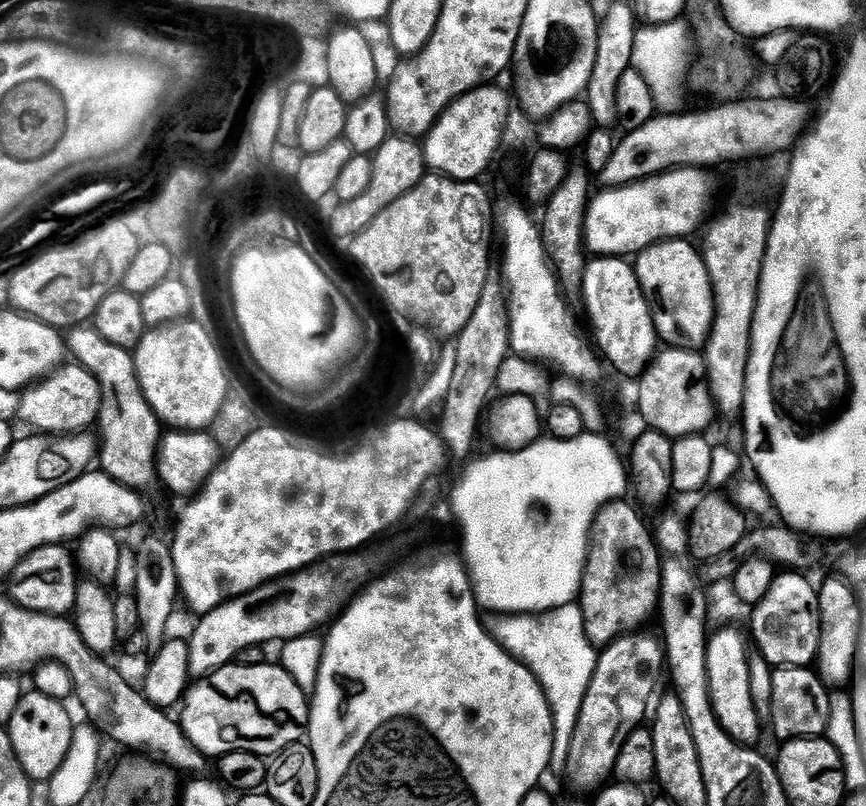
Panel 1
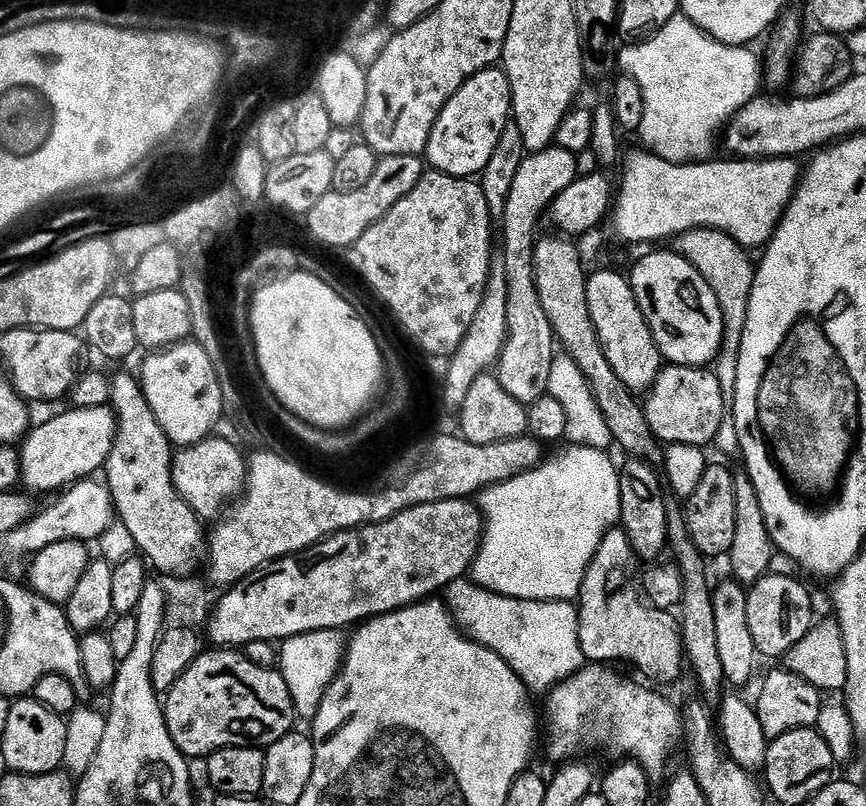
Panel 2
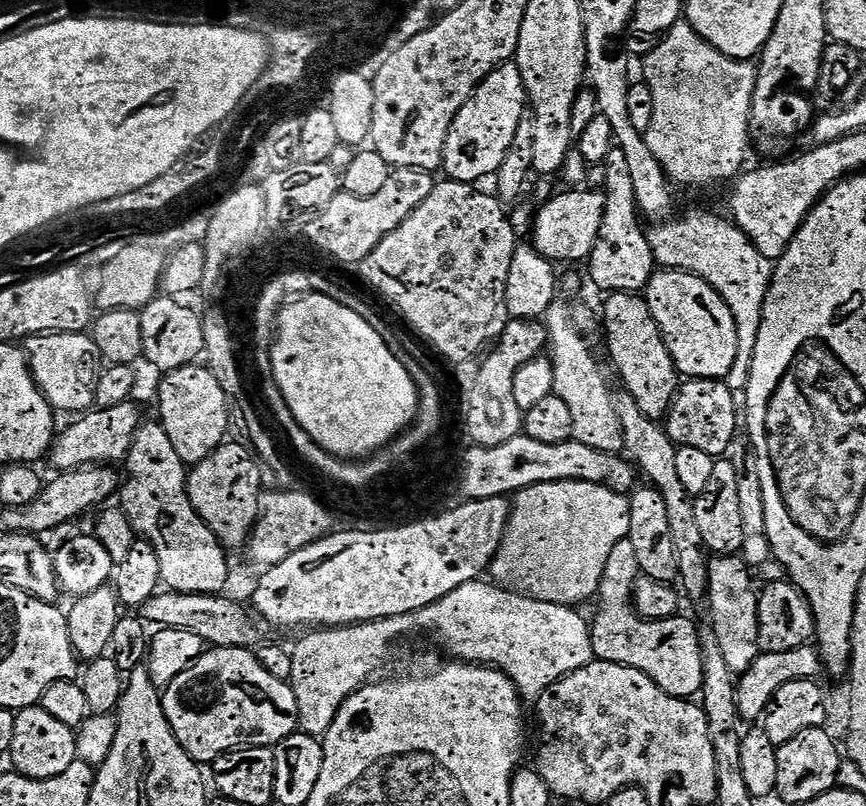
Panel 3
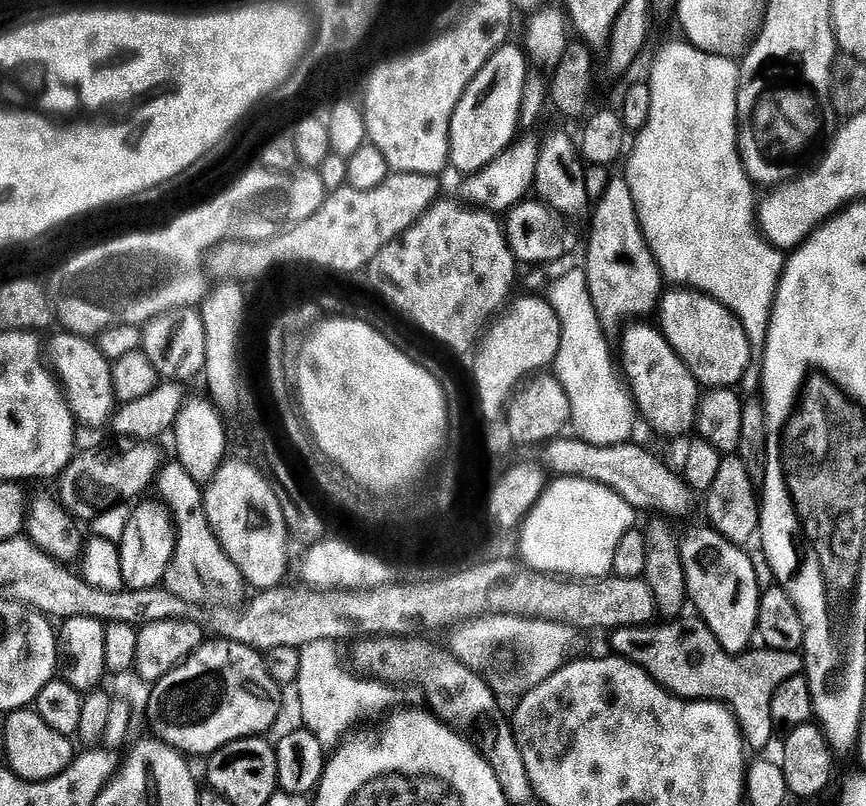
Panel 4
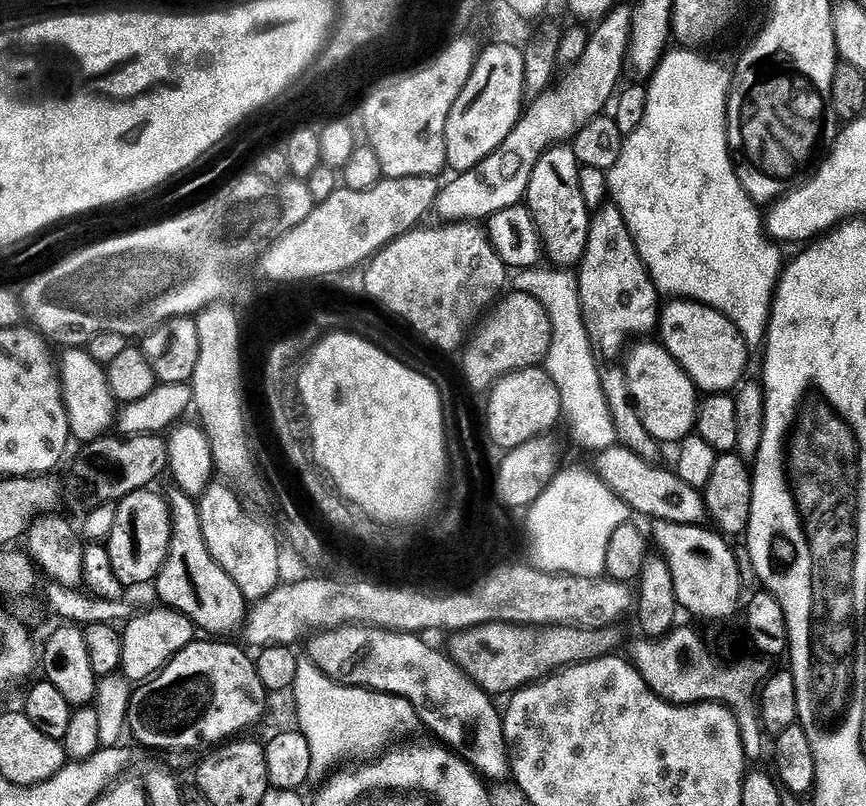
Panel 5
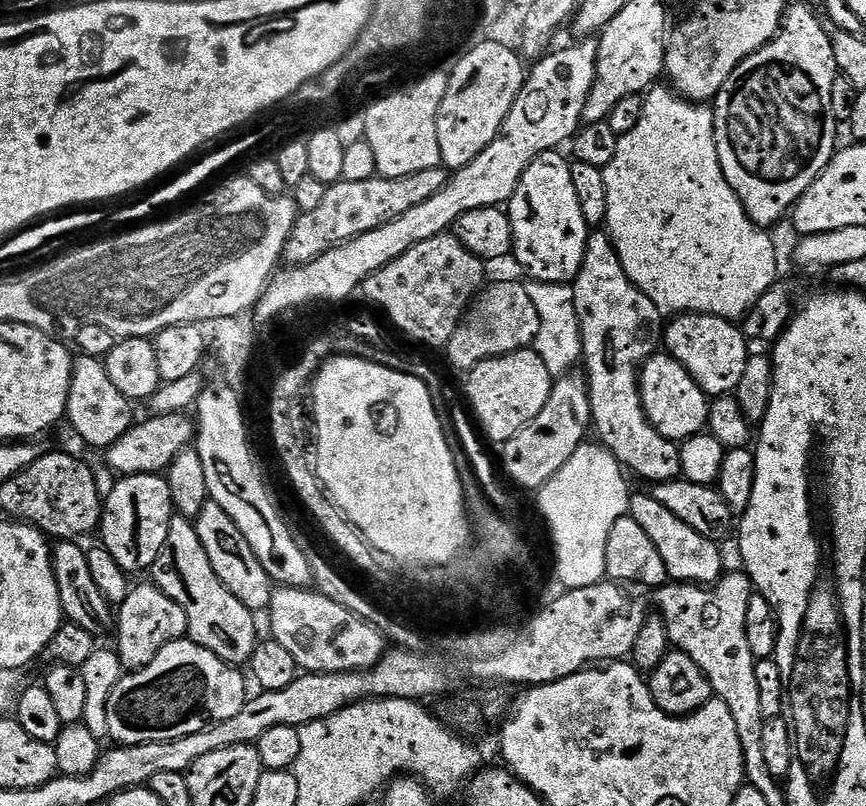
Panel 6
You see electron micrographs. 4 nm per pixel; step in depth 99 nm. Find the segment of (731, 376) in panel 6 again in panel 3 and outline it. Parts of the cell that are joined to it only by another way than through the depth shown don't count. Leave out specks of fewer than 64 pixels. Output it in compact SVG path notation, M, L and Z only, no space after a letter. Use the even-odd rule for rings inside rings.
M656 270L648 279L648 309L670 350L681 377L693 380L724 380L738 354L738 330L730 306L706 281L689 272Z

